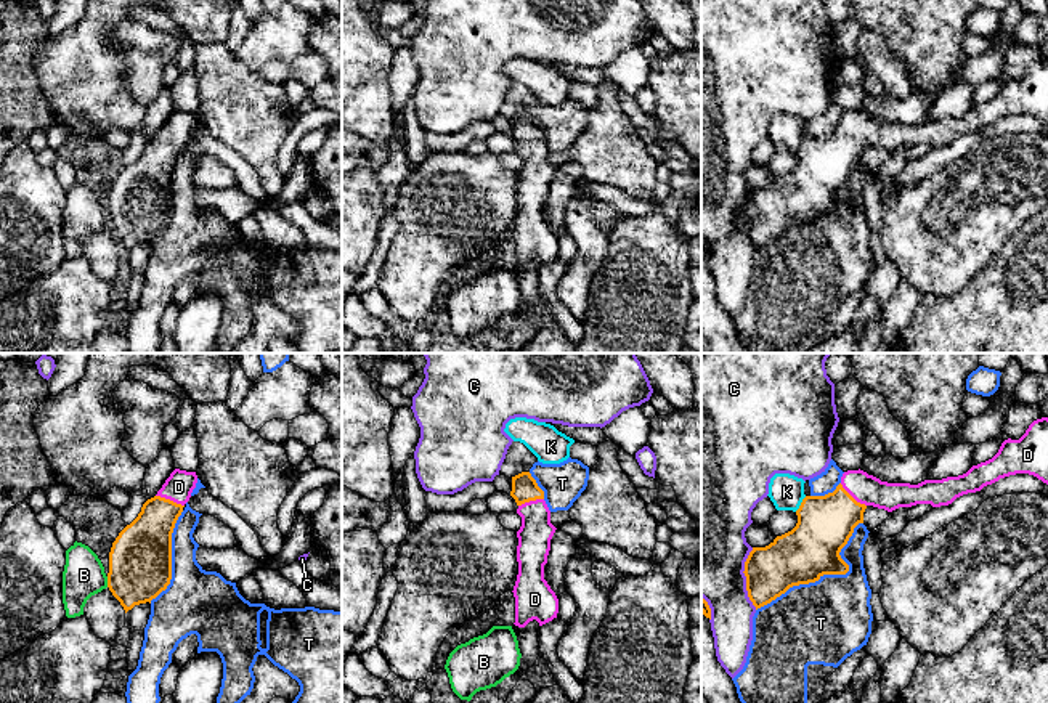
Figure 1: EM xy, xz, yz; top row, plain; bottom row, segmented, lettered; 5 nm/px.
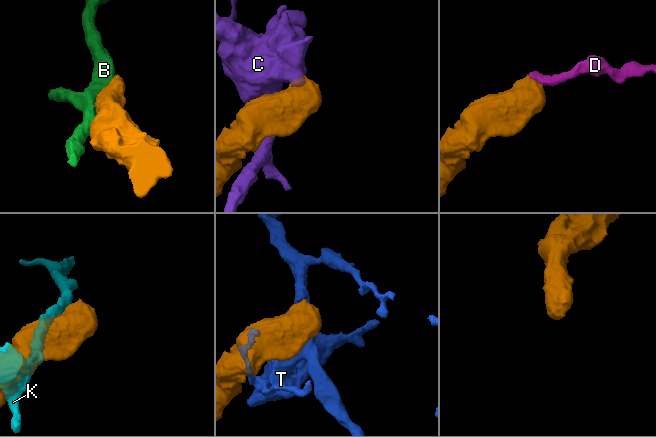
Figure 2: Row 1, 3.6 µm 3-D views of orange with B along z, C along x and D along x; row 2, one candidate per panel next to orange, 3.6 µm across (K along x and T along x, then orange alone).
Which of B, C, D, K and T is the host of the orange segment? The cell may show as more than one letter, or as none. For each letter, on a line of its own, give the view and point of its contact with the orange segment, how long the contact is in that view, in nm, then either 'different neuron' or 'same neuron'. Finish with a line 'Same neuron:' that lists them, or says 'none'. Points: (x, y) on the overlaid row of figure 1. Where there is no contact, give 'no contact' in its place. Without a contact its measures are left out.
B: contact xy (108, 581); length 60 nm; different neuron
C: contact yz (747, 578); length 320 nm; different neuron
D: contact xy (169, 499); length 160 nm; same neuron
K: contact yz (801, 504); length 100 nm; different neuron
T: contact yz (827, 573); length 700 nm; different neuron
Same neuron: D

